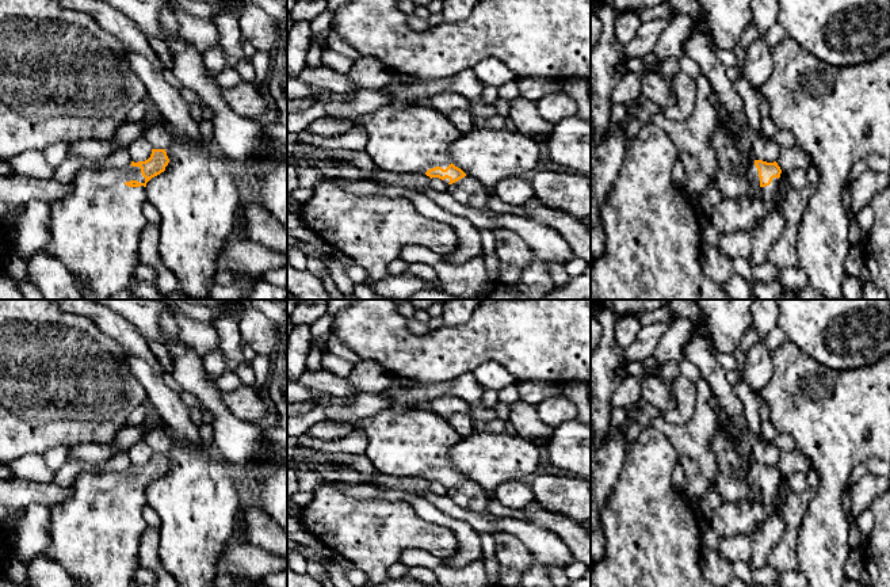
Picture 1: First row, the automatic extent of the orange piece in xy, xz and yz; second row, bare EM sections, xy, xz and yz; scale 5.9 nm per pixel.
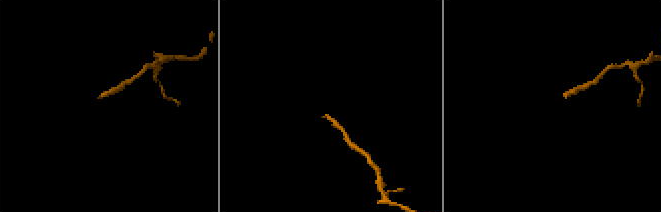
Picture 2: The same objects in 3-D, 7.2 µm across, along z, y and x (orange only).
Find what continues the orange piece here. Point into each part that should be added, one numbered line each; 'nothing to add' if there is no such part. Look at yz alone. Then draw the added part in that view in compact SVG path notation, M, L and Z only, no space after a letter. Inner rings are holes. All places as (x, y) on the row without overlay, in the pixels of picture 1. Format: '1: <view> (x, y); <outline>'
1: yz (728, 483); M719 427L710 441L710 450L717 462L717 476L711 489L718 492L725 502L750 502L764 506L774 499L779 483L774 481L769 489L756 495L752 487L760 487L760 481L755 466L748 470L741 468L733 442Z

